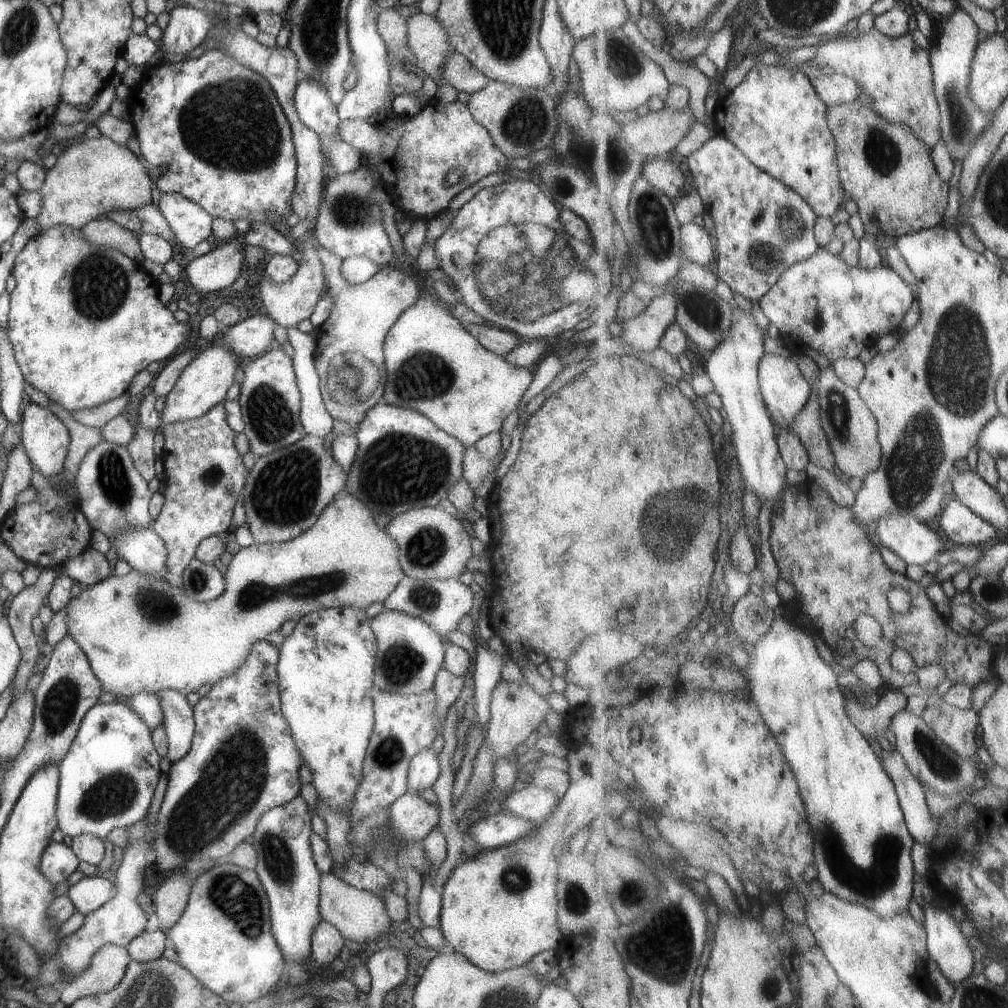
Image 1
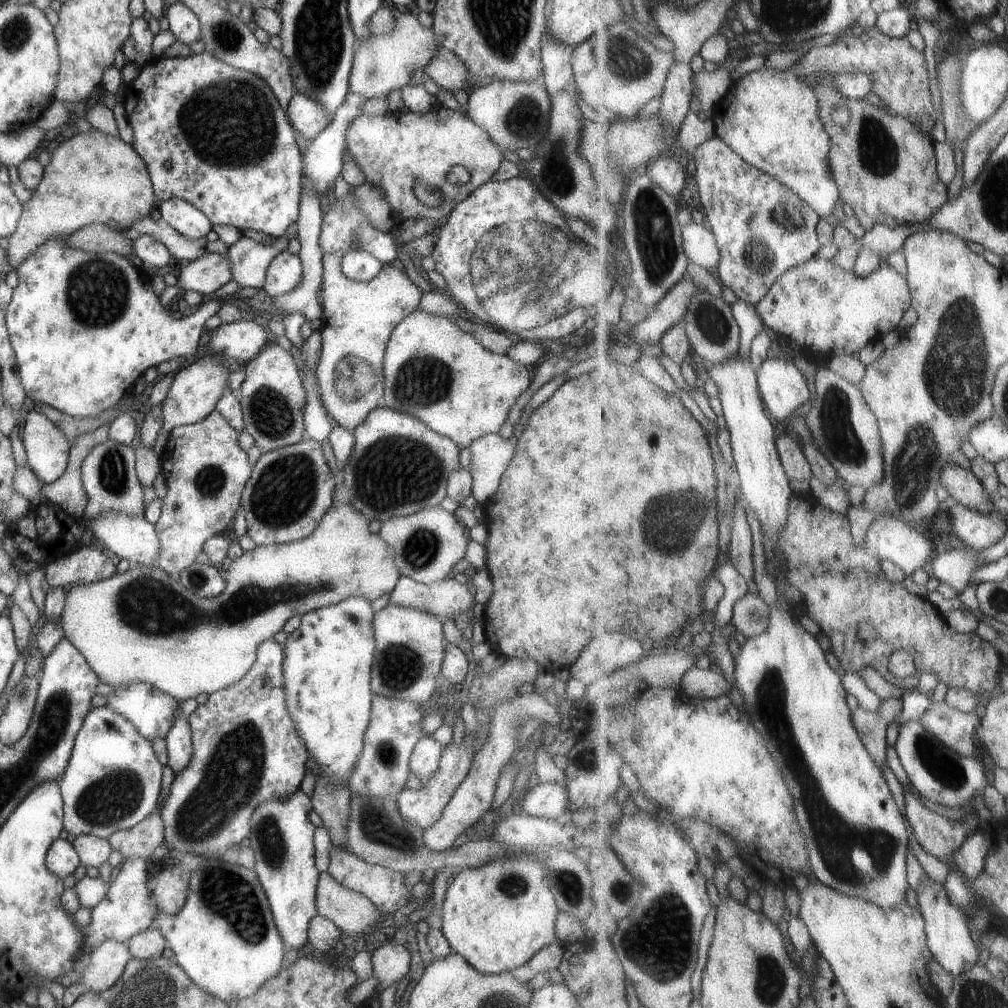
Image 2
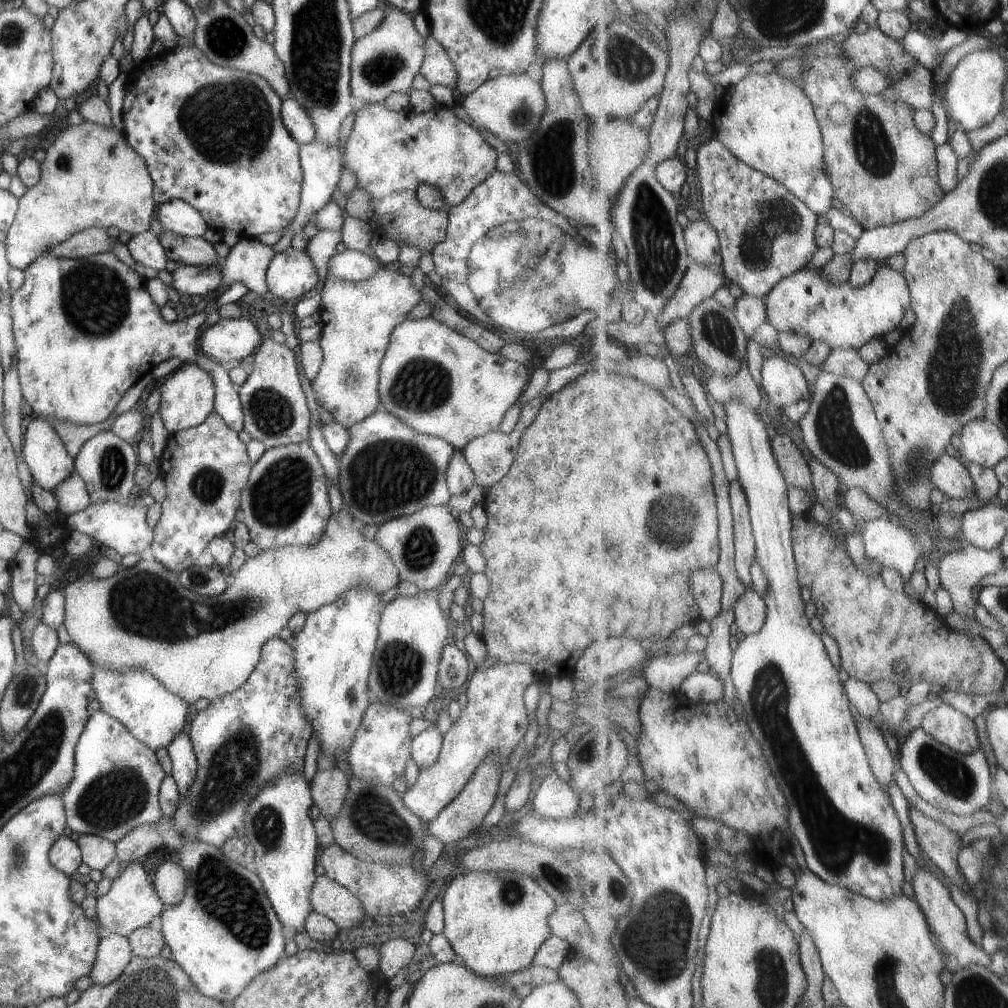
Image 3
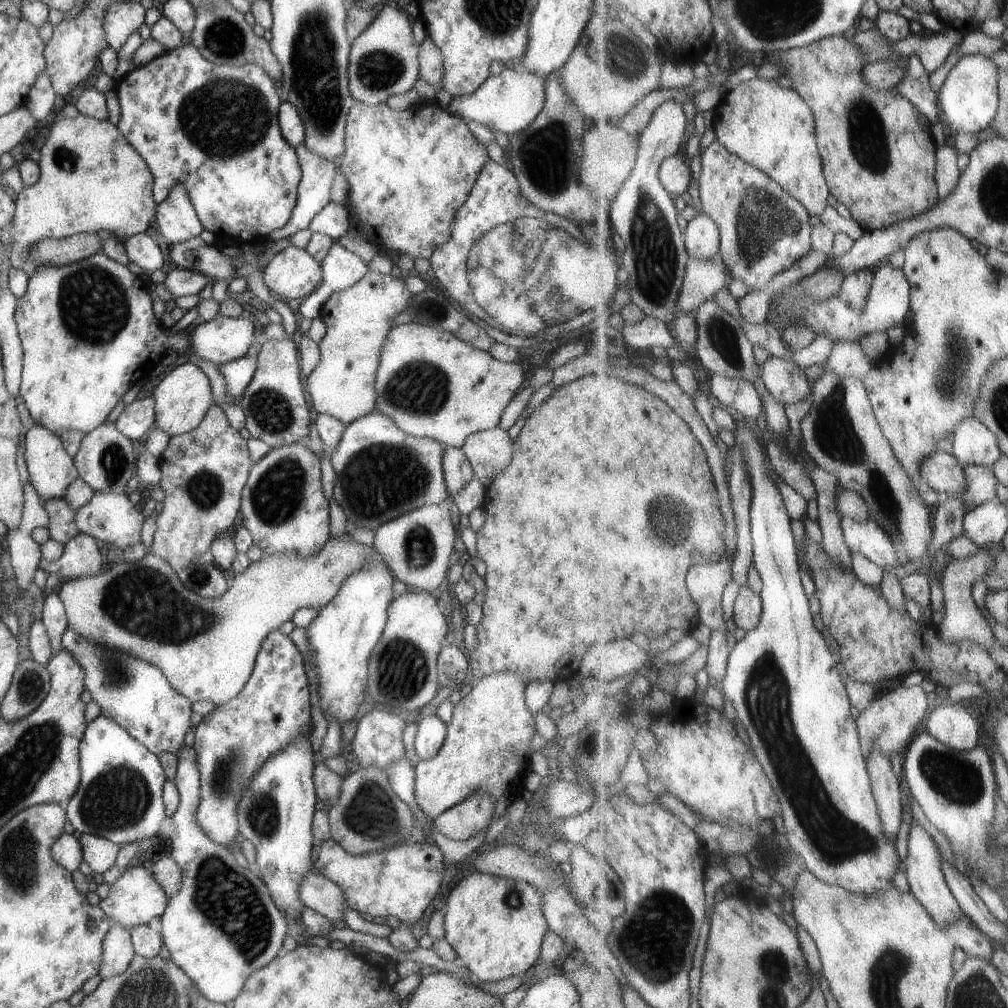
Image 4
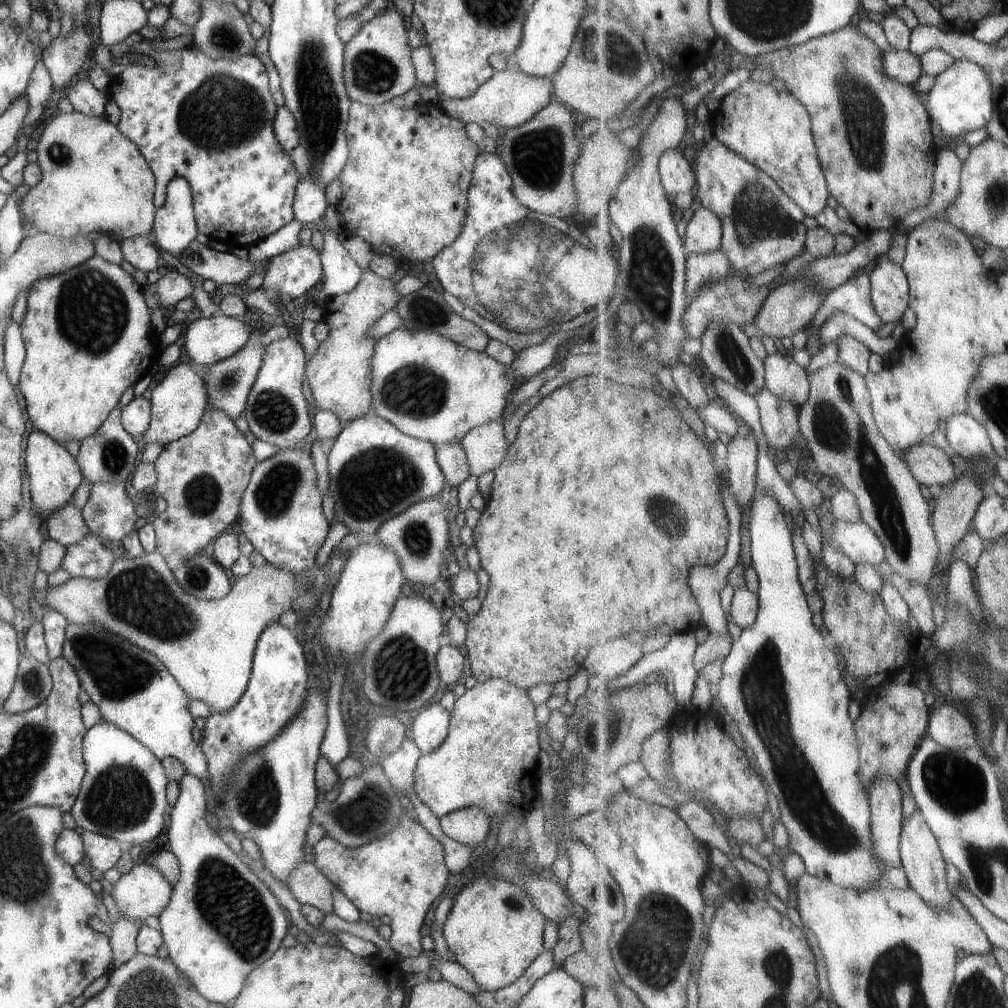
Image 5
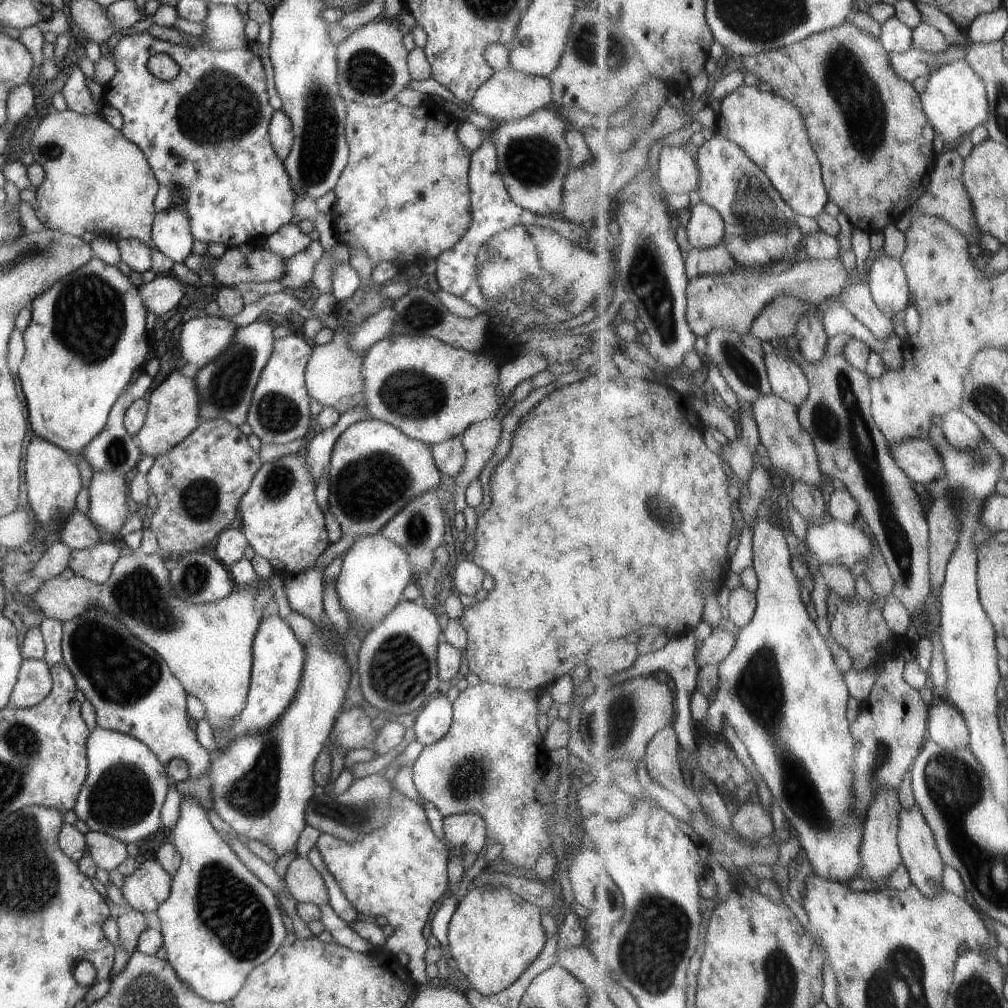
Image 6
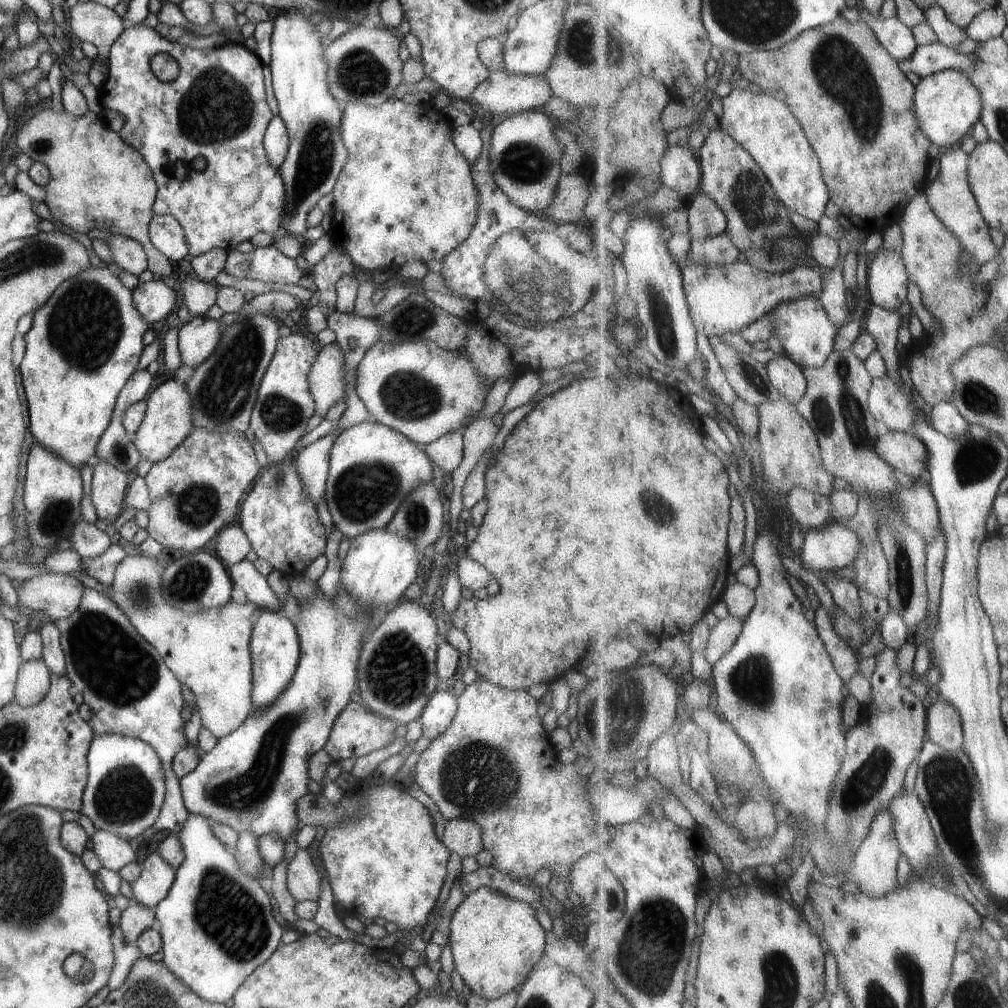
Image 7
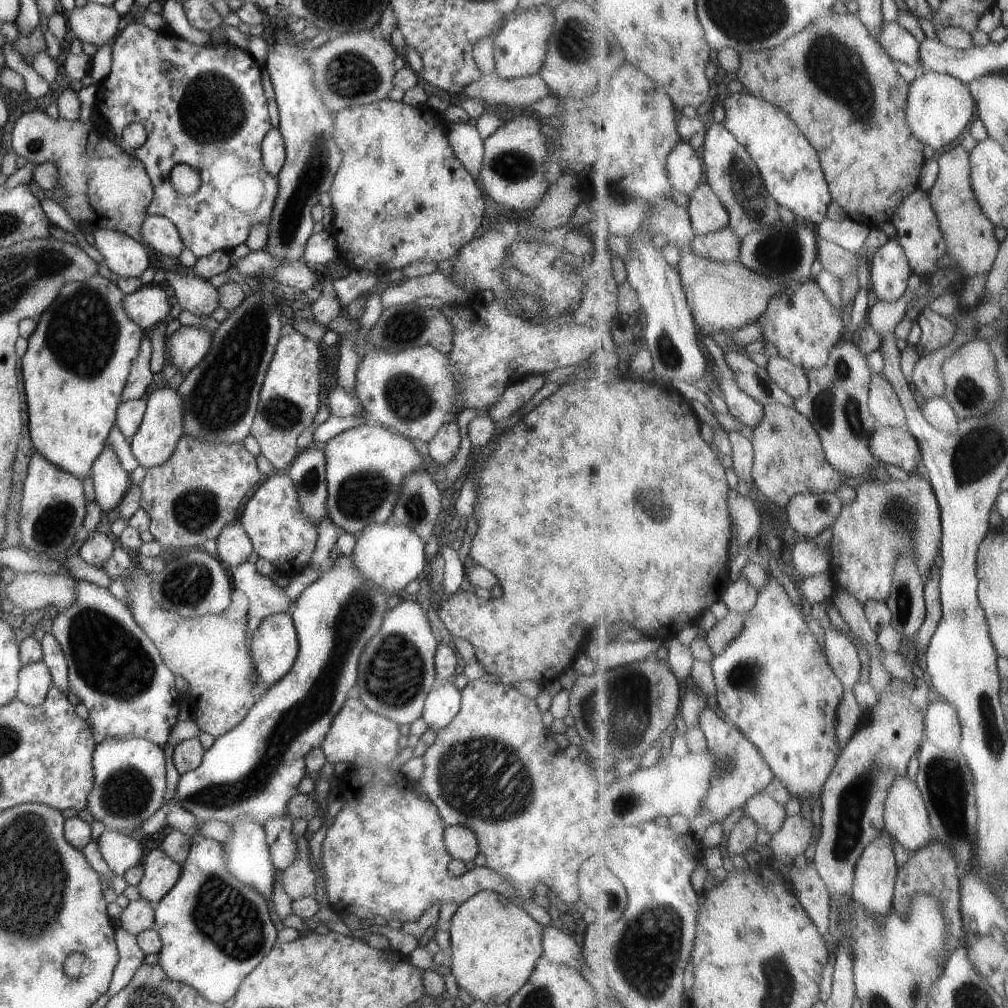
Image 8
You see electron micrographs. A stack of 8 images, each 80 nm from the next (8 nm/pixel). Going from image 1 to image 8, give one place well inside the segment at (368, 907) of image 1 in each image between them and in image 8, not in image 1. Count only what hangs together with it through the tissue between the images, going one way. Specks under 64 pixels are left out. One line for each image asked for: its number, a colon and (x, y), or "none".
2: (353, 914)
3: (326, 897)
4: (316, 892)
5: (308, 885)
6: (304, 884)
7: (303, 882)
8: (298, 880)

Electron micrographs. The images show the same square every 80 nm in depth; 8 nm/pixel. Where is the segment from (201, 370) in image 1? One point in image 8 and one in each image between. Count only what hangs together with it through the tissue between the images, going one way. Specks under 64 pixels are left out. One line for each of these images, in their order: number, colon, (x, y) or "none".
2: (196, 386)
3: (186, 397)
4: (181, 398)
5: (177, 403)
6: (171, 414)
7: (167, 419)
8: (152, 443)

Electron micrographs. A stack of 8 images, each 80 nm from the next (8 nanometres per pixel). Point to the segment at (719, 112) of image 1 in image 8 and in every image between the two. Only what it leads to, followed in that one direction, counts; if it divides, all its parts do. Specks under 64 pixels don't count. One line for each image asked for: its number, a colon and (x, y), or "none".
2: (771, 118)
3: (768, 121)
4: (763, 123)
5: (769, 127)
6: (771, 130)
7: (764, 126)
8: (790, 166)

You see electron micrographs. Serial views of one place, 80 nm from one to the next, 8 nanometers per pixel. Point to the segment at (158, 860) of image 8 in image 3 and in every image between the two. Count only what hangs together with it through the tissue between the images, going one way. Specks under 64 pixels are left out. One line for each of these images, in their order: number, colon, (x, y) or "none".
3: (131, 902)
4: (134, 898)
5: (141, 891)
6: (149, 884)
7: (150, 887)

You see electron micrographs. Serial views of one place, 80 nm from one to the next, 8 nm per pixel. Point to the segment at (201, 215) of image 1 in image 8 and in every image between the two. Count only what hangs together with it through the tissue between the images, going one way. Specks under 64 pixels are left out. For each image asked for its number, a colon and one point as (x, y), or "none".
2: (181, 216)
3: (176, 216)
4: (175, 218)
5: (173, 228)
6: (169, 234)
7: (165, 233)
8: (158, 232)

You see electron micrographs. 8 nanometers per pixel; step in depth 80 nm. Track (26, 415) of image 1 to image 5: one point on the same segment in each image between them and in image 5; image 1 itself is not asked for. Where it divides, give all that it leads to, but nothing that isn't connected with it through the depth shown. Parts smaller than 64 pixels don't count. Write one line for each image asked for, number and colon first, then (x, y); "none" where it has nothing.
2: (46, 448)
3: (49, 463)
4: (49, 466)
5: (52, 473)

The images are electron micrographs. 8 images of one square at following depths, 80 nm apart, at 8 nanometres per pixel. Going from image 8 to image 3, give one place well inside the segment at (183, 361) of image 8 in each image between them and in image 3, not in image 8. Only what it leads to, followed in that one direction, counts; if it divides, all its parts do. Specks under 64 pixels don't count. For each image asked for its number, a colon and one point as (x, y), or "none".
3: (228, 339)
4: (219, 340)
5: (210, 339)
6: (201, 339)
7: (196, 339)

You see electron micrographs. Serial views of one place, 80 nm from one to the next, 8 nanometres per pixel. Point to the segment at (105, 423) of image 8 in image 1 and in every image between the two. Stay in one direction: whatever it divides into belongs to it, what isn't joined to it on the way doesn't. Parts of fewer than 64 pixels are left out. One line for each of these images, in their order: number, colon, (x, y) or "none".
1: (83, 319)
2: (83, 326)
3: (70, 367)
4: (87, 330)
5: (86, 332)
6: (86, 336)
7: (86, 339)

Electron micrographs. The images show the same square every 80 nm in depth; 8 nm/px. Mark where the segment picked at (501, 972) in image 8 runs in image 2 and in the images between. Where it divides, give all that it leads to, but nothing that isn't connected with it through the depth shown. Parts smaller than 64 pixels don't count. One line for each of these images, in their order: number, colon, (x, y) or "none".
2: (496, 916)
3: (494, 921)
4: (495, 925)
5: (493, 930)
6: (493, 935)
7: (496, 941)

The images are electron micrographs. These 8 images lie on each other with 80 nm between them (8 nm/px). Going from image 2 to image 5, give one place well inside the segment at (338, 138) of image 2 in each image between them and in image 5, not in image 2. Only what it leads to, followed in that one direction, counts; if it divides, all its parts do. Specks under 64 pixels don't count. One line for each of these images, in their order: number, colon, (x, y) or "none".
3: (321, 164)
4: (312, 192)
5: (308, 206)

